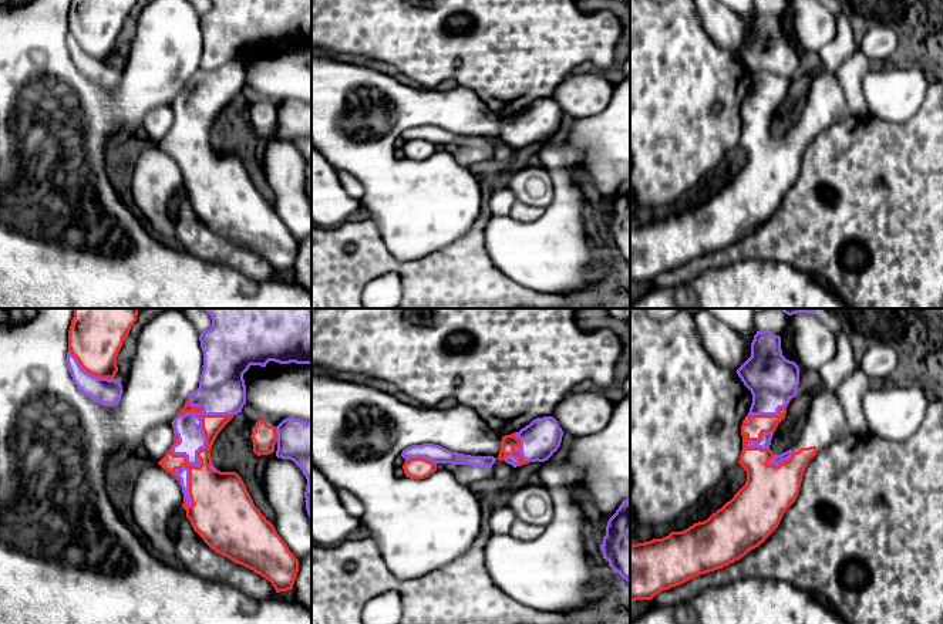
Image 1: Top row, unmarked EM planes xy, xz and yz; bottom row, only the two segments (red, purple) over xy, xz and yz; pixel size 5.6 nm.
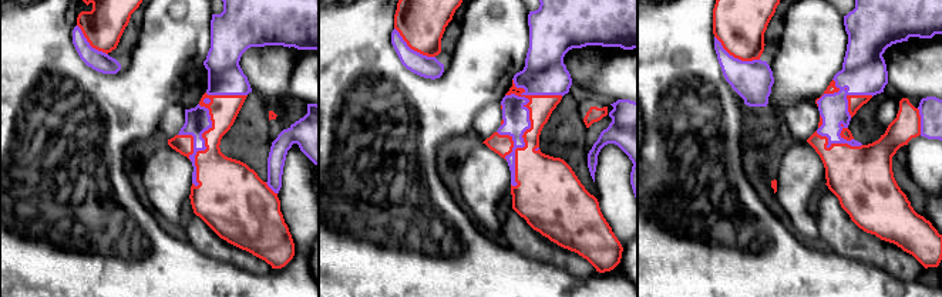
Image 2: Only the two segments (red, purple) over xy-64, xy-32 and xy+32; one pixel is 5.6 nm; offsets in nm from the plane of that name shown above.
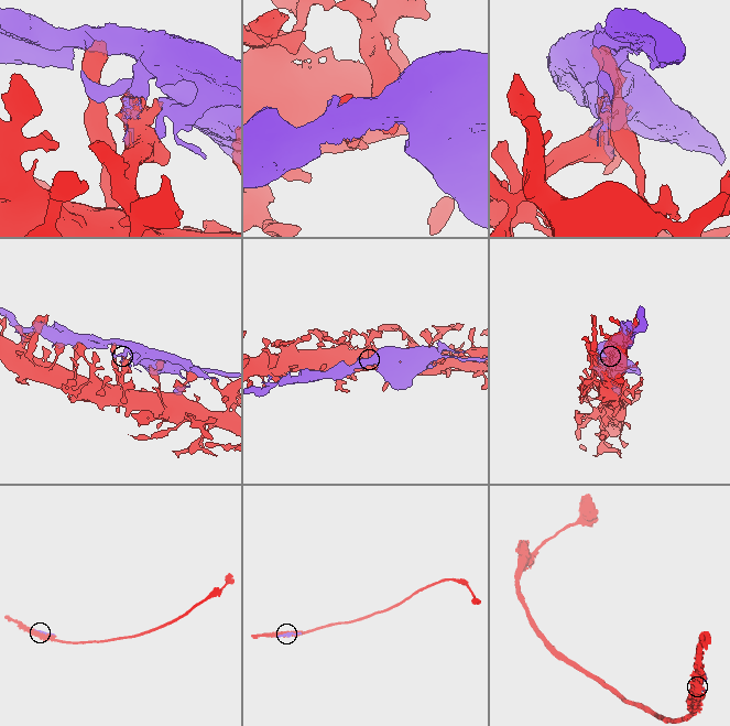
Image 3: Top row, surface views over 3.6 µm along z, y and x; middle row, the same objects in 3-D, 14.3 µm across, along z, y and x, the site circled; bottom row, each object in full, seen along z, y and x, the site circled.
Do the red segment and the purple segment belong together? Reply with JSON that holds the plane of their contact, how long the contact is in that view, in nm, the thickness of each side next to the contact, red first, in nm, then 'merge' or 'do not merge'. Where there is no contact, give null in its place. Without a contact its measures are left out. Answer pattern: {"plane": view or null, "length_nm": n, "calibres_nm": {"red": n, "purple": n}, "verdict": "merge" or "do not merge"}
{"plane": "xy", "length_nm": 420, "calibres_nm": {"red": 200, "purple": 180}, "verdict": "do not merge"}

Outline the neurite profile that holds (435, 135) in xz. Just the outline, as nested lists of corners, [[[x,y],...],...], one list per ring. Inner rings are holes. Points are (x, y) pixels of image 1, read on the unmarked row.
[[[422,125],[412,127],[403,132],[401,138],[407,142],[410,139],[424,139],[437,145],[471,146],[478,149],[492,149],[496,139],[494,138],[471,138],[458,134],[451,134],[439,127]]]

